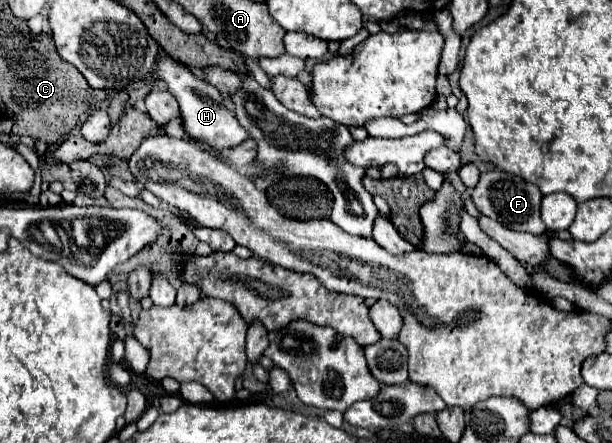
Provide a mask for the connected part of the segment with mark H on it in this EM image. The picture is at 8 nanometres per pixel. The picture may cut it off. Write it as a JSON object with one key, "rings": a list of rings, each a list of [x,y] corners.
{"rings":[[[164,53],[160,55],[160,63],[156,67],[156,79],[166,81],[168,91],[178,99],[180,113],[182,113],[184,127],[186,127],[188,135],[192,135],[196,139],[202,139],[202,141],[208,141],[216,149],[238,145],[238,143],[248,139],[248,133],[240,127],[240,123],[236,121],[232,109],[228,107],[228,103],[224,103],[218,89],[214,89],[206,81],[198,79],[188,69],[182,69],[180,63],[176,59],[172,59],[170,55],[164,55]]]}

